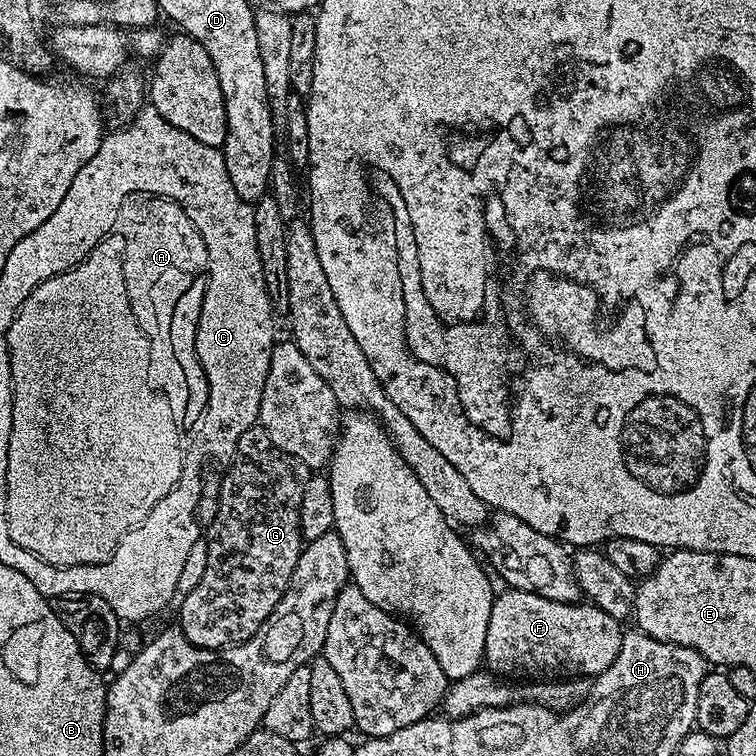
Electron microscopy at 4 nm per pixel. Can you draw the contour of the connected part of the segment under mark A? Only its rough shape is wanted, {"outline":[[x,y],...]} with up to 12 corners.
{"outline":[[172,200],[122,202],[130,300],[208,274],[202,234]]}

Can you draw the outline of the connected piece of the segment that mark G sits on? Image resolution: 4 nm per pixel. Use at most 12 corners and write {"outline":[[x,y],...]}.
{"outline":[[257,426],[238,438],[178,627],[255,636],[306,543],[310,470]]}

